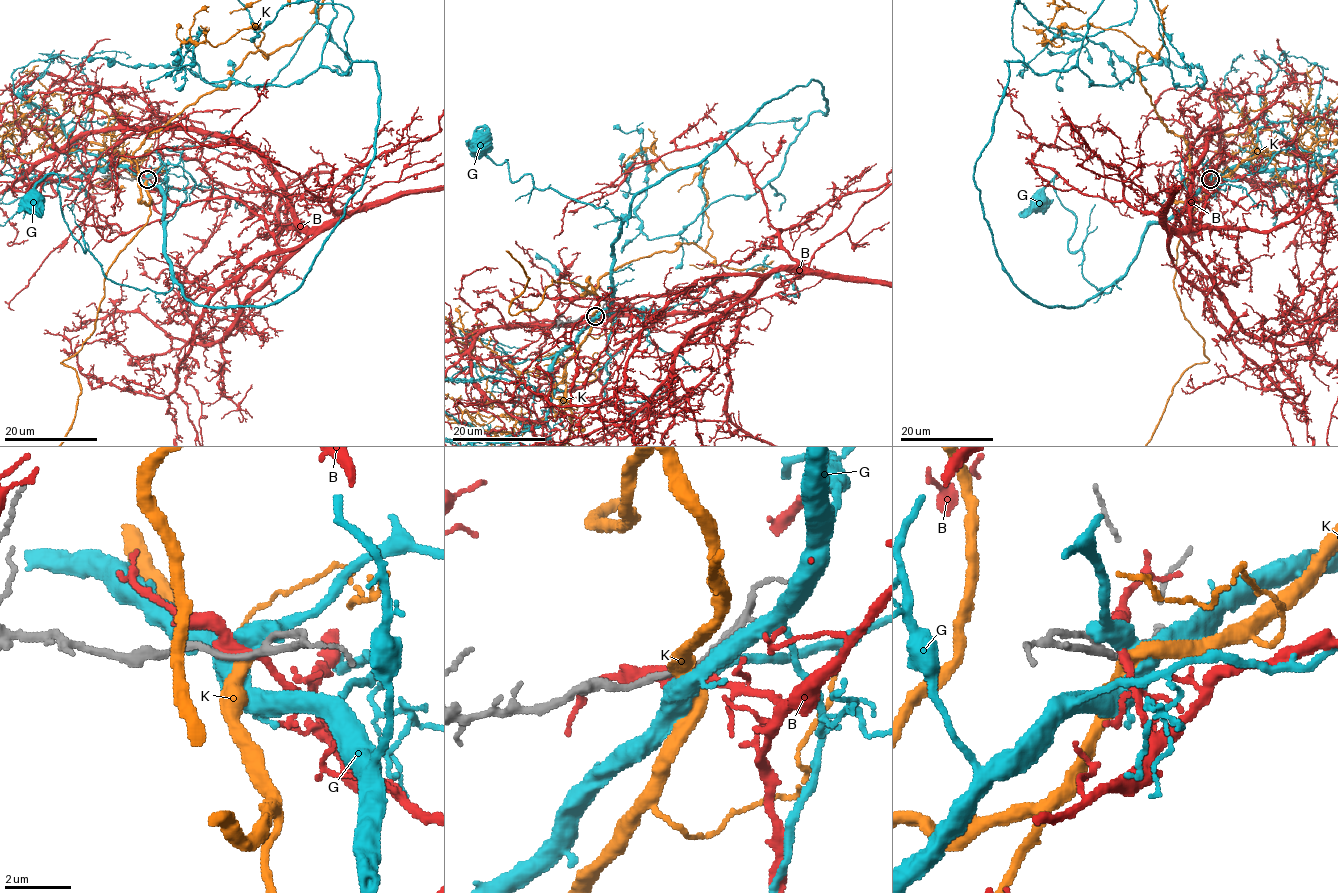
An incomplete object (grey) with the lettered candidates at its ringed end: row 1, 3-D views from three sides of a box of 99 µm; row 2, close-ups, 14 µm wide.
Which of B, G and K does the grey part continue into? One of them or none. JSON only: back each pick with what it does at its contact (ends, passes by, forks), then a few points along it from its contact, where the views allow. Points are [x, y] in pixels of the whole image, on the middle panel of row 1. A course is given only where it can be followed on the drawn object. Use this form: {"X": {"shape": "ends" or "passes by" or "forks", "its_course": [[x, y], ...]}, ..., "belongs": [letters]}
{"K": {"shape": "passes by", "its_course": [[594, 315], [595, 294], [552, 279], [511, 314], [528, 279], [516, 261]]}, "belongs": ["K"]}

